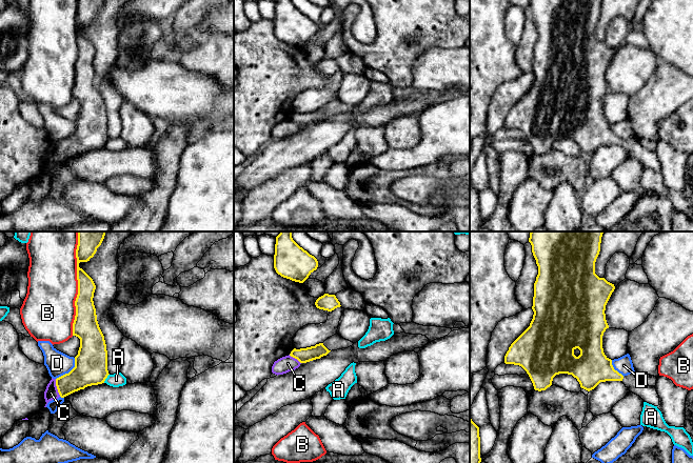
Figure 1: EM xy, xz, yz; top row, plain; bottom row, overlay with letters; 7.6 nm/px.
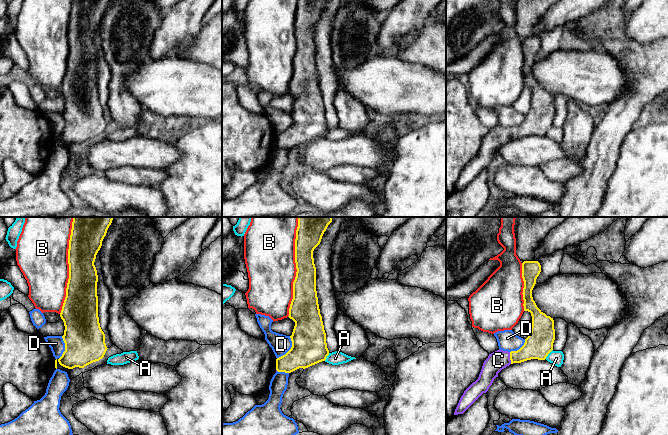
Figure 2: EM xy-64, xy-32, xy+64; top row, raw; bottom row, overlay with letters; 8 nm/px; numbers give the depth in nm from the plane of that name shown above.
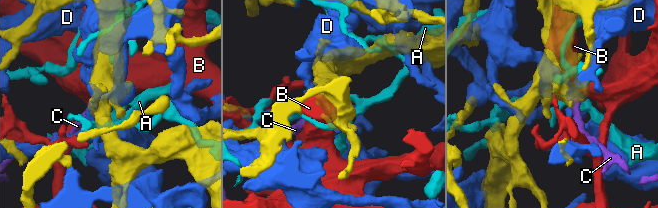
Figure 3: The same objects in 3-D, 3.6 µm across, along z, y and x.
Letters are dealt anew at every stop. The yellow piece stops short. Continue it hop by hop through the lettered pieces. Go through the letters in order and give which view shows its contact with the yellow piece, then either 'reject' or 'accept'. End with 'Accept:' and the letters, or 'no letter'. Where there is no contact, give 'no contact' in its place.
A: contact in xy; reject
B: contact in xy; reject
C: contact in xy; accept
D: contact in xy; reject
Accept: C

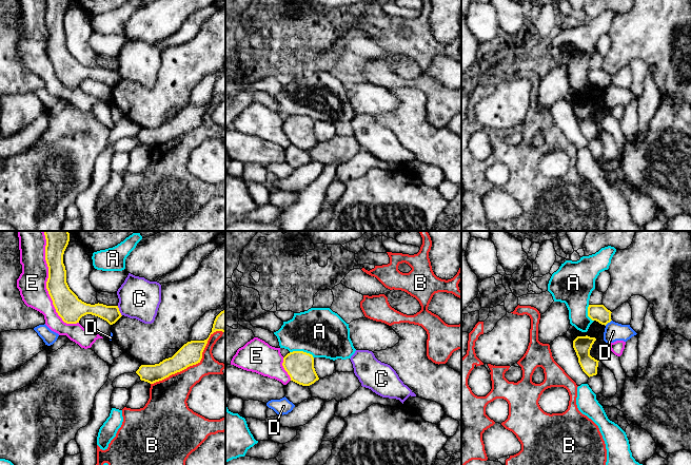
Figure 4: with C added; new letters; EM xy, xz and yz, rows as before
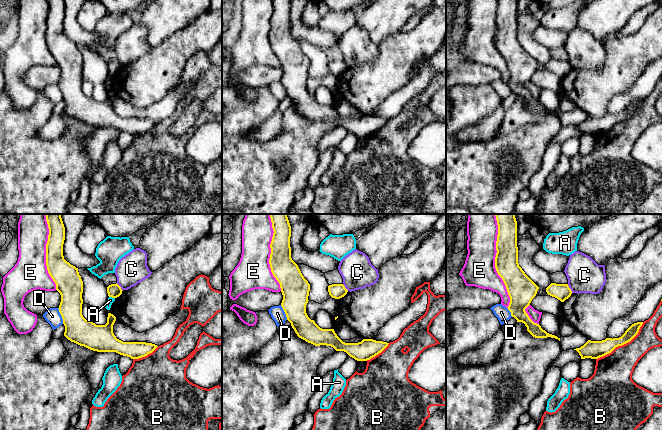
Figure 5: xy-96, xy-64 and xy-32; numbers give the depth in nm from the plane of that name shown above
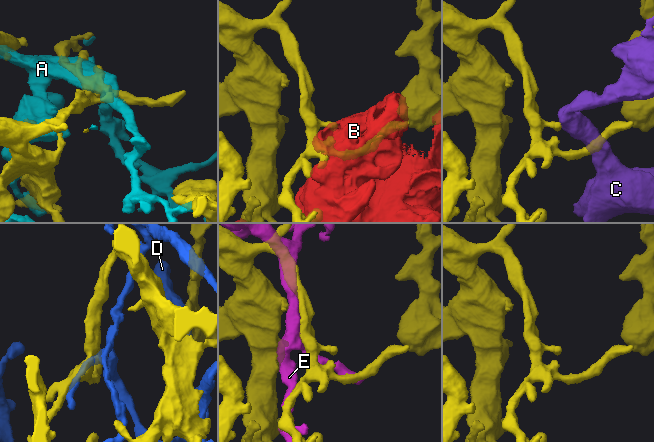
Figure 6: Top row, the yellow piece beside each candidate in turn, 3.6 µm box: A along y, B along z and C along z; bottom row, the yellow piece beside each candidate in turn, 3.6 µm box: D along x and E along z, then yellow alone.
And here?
A: contact in xz; reject
B: contact in xy; reject
C: contact in xy; reject
D: contact in yz; reject
E: contact in xy; reject
Accept: no letter

